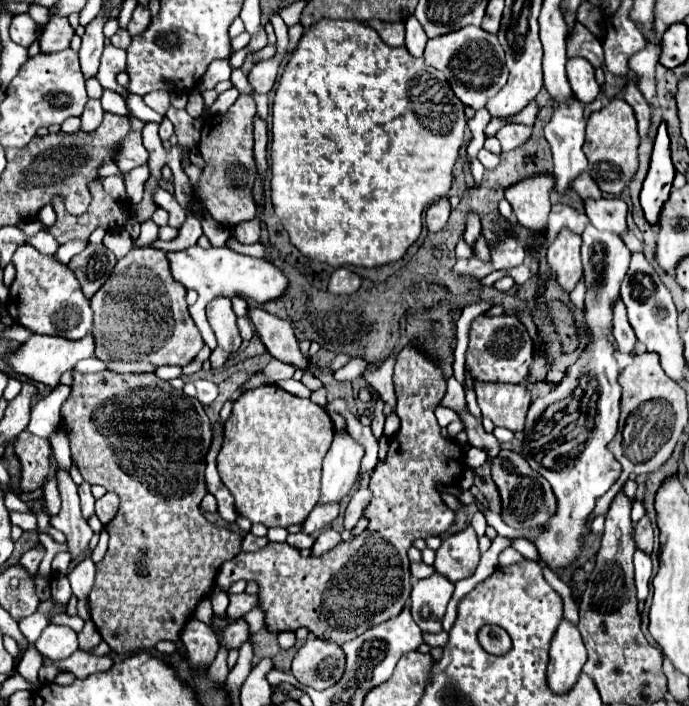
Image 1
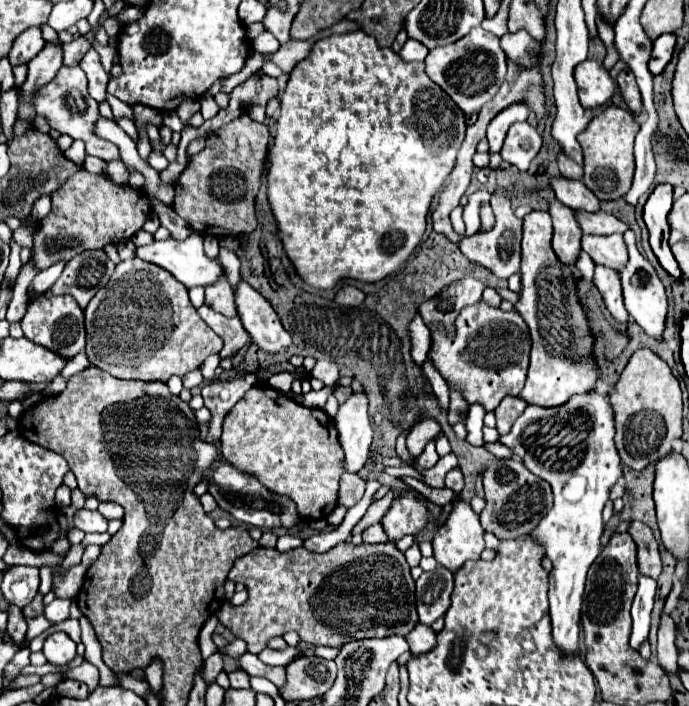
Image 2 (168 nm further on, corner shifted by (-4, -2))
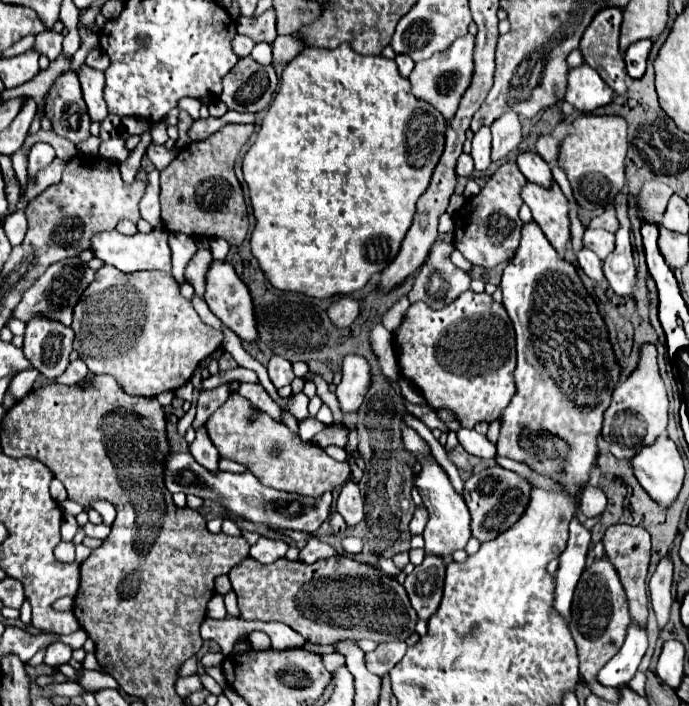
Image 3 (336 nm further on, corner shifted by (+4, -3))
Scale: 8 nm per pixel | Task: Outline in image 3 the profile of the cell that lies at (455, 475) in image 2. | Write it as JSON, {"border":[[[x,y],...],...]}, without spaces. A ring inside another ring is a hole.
{"border":[[[402,426],[402,440],[404,440],[404,448],[416,458],[416,462],[422,466],[420,474],[414,480],[414,486],[418,488],[422,502],[428,510],[428,524],[424,528],[424,542],[426,542],[426,552],[428,554],[436,554],[442,558],[448,558],[448,554],[452,554],[454,550],[462,550],[466,546],[466,542],[470,540],[470,512],[466,508],[464,498],[454,490],[454,486],[450,484],[446,472],[442,470],[442,466],[438,466],[438,462],[432,458],[428,444],[408,426]]]}

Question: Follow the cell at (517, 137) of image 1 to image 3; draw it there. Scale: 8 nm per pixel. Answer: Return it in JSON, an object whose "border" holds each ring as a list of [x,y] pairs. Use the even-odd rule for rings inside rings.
{"border":[[[506,112],[500,118],[496,118],[492,122],[490,130],[492,130],[492,154],[490,154],[490,158],[494,162],[506,158],[522,142],[520,122],[518,122],[518,116],[514,112]]]}

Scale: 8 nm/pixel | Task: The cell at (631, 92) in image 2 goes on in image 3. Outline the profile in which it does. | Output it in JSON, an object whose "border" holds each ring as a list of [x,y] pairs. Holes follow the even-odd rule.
{"border":[[[604,8],[594,16],[580,42],[580,52],[584,62],[596,68],[600,78],[616,94],[626,92],[626,82],[624,82],[626,68],[622,54],[618,50],[620,22],[622,22],[620,8]]]}

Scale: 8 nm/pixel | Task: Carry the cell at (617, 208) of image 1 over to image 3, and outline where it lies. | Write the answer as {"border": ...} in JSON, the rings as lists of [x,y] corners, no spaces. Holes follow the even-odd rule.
{"border":[[[520,152],[516,158],[516,164],[520,172],[526,176],[526,180],[540,184],[540,186],[550,186],[552,172],[548,164],[536,152]]]}

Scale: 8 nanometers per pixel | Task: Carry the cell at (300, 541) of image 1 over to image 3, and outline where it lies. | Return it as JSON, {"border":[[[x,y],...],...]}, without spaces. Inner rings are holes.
{"border":[[[260,538],[252,548],[250,548],[250,556],[260,562],[260,564],[270,564],[278,558],[282,558],[288,550],[288,544],[284,540],[268,540],[268,538]]]}

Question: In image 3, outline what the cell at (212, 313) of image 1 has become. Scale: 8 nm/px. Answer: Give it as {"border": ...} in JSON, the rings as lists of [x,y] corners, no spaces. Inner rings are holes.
{"border":[[[198,248],[196,254],[190,258],[186,272],[184,272],[186,282],[190,282],[194,286],[194,292],[202,298],[204,298],[204,280],[206,280],[206,272],[208,272],[210,262],[212,262],[212,254],[204,248]]]}

